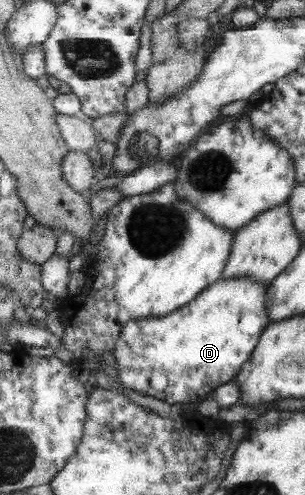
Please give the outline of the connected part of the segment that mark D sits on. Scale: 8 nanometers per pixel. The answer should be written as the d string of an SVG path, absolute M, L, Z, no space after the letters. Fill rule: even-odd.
M251 277L219 279L193 299L193 302L167 316L129 320L113 349L119 377L125 388L169 404L196 402L197 398L204 400L221 386L236 379L241 368L251 359L260 335L270 322L267 311L267 284ZM155 372L167 377L167 387L162 392L153 388L151 380Z

